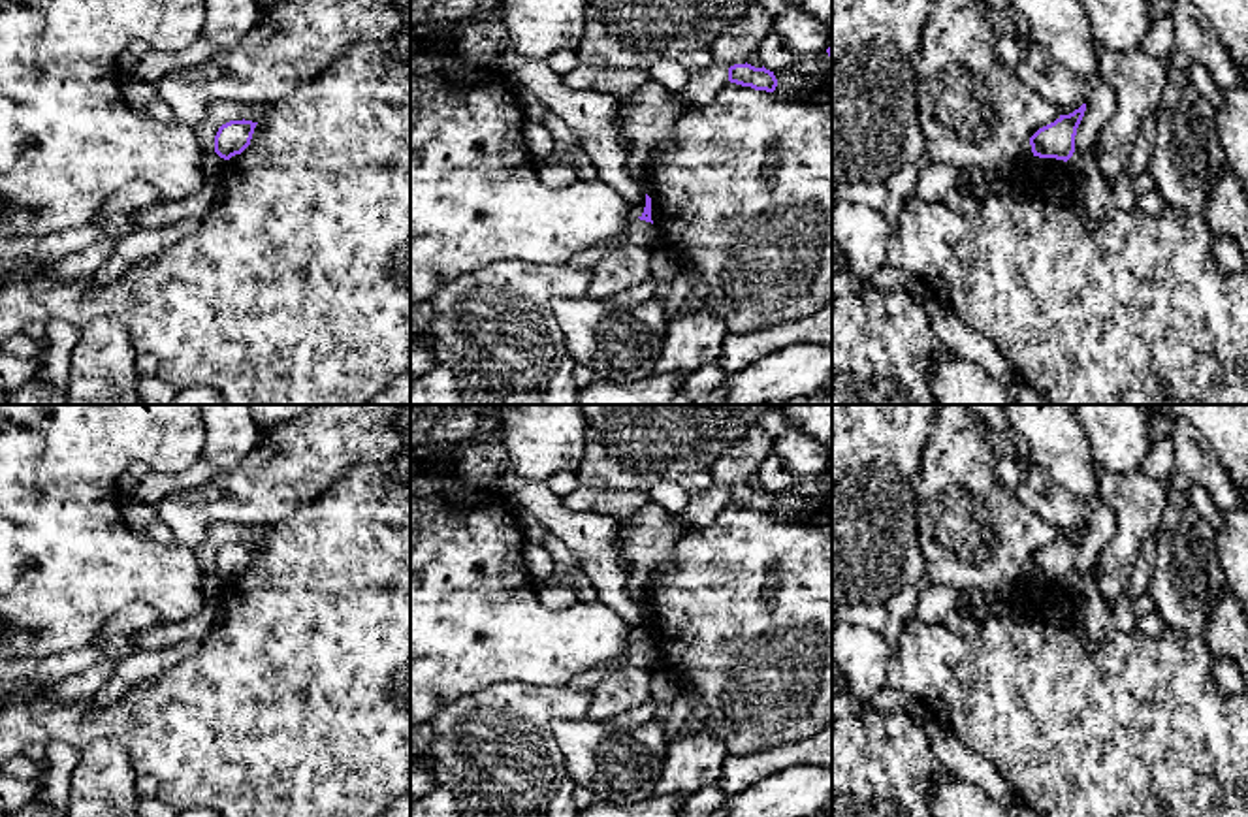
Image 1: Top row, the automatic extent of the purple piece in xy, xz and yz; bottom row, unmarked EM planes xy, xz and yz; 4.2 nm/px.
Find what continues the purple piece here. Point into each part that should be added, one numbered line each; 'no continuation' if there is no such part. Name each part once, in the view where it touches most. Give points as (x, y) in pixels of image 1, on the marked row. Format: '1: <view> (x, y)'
no continuation

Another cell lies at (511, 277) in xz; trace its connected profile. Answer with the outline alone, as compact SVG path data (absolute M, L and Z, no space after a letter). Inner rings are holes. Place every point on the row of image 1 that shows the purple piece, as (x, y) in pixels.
M503 260L472 273L459 275L424 303L410 307L410 335L425 344L435 365L452 367L463 395L463 405L572 405L578 388L572 378L574 361L565 335L553 316L553 297L585 297L591 271L568 264L533 265Z

